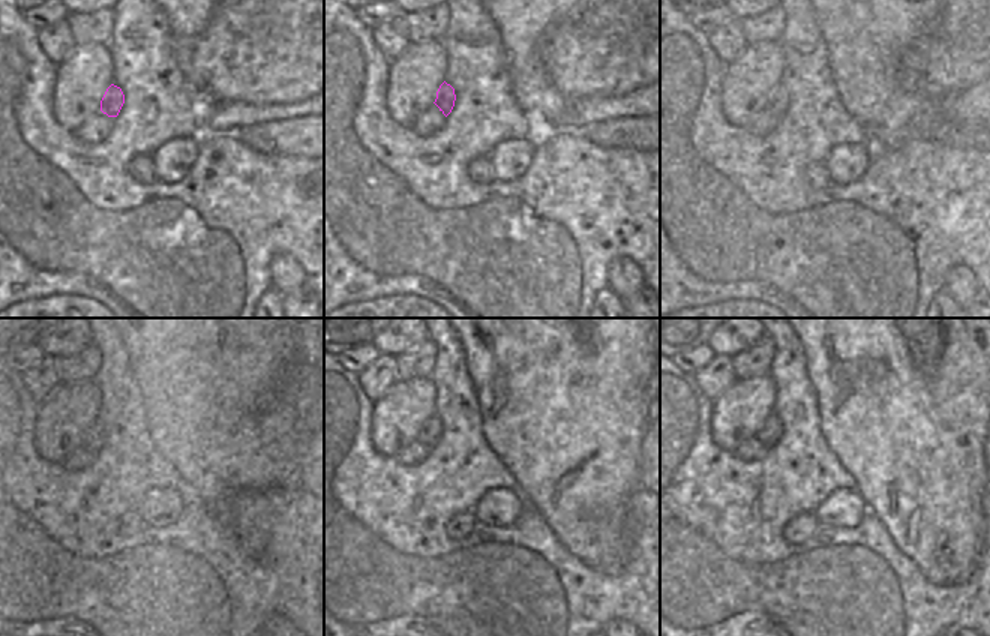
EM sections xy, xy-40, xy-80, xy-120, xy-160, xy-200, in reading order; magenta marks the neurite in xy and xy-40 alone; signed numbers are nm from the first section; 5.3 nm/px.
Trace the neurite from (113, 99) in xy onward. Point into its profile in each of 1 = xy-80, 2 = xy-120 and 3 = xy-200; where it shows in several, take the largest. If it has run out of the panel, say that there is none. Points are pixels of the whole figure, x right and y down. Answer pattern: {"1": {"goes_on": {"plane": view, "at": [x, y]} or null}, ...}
{"1": {"goes_on": {"plane": "xy-80", "at": [777, 104]}}, "2": {"goes_on": {"plane": "xy-120", "at": [95, 437]}}, "3": {"goes_on": {"plane": "xy-200", "at": [770, 432]}}}

